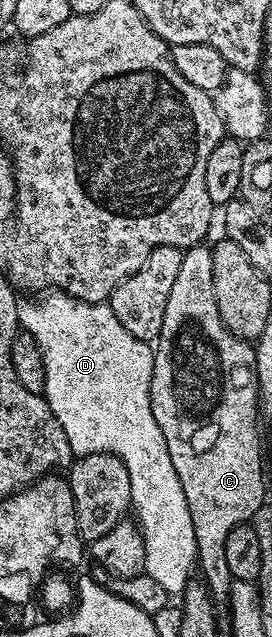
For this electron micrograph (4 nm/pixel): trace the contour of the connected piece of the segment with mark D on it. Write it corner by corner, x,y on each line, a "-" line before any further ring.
60,291
45,293
40,304
21,301
19,327
34,336
42,352
44,370
43,396
62,426
73,455
84,457
92,454
116,455
124,462
128,498
136,512
135,519
141,530
146,548
145,573
157,580
169,595
183,593
191,581
191,572
197,565
197,544
194,540
192,521
186,508
186,496
178,480
166,440
150,404
150,381
153,380
153,347
132,336
114,315
109,303
86,302

